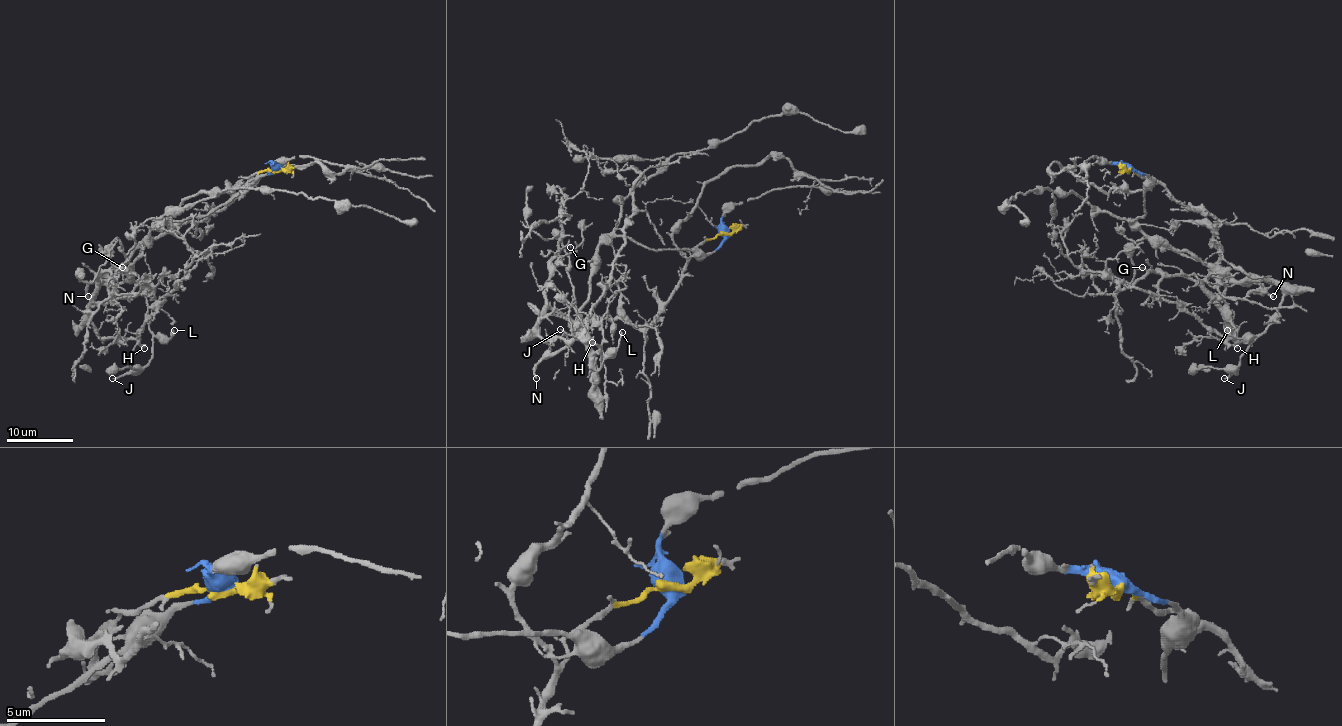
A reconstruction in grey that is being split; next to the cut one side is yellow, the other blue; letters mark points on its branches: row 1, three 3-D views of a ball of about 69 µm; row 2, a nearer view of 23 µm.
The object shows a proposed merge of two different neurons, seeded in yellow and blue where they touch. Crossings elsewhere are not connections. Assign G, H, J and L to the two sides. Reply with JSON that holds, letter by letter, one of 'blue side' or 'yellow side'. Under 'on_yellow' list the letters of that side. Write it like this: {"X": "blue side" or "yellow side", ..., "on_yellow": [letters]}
{"G": "yellow side", "H": "yellow side", "J": "blue side", "L": "blue side", "on_yellow": ["G", "H"]}

